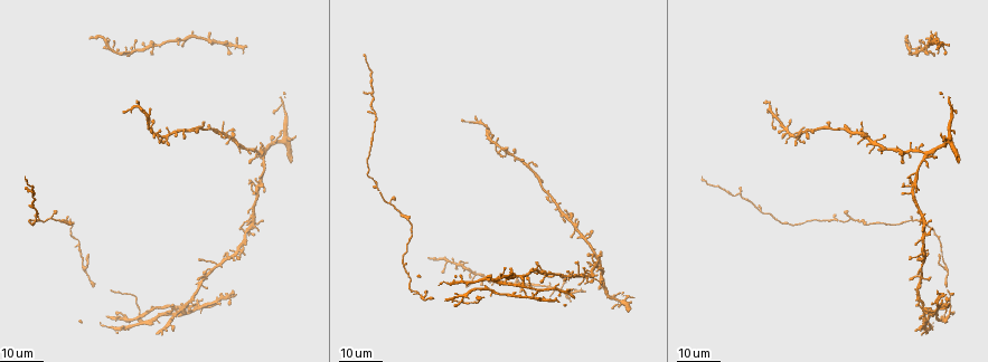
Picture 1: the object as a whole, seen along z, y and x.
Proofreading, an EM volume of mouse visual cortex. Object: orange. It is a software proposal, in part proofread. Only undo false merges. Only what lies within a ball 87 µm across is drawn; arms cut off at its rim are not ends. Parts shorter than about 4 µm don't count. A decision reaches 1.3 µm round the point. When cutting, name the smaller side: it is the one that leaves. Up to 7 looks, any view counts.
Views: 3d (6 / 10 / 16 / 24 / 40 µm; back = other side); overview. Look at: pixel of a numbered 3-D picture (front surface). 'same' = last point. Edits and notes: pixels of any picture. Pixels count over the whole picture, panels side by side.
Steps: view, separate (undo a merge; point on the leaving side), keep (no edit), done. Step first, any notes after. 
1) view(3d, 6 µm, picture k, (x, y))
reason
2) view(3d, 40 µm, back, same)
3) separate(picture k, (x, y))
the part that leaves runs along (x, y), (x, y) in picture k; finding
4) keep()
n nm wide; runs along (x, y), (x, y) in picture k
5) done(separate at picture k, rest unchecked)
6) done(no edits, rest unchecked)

view(3d, 16 µm, picture 1, (554, 276))
branch point

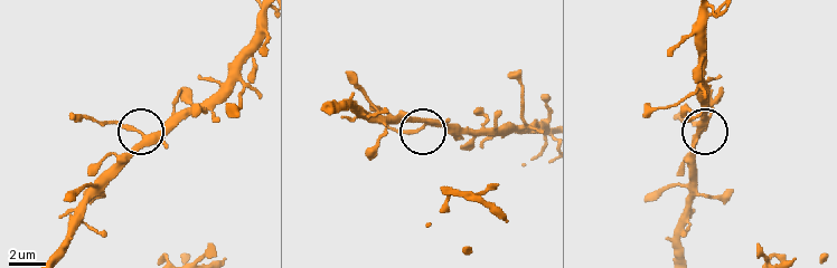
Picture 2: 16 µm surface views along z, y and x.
view(3d, 10 µm, picture 2, (143, 134))
closer look

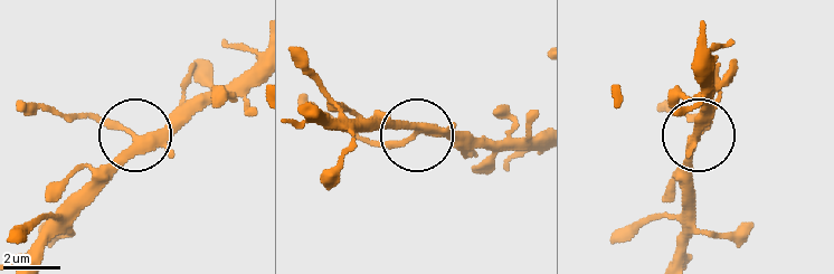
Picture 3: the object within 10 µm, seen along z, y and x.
keep()
3 arms; runs along (27, 256), (132, 141), (128, 132), (72, 115) in picture 3; continuous, no second neuron

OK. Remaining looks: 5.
view(3d, 16 µm, picture 1, (135, 52))
thin arm on a thick one

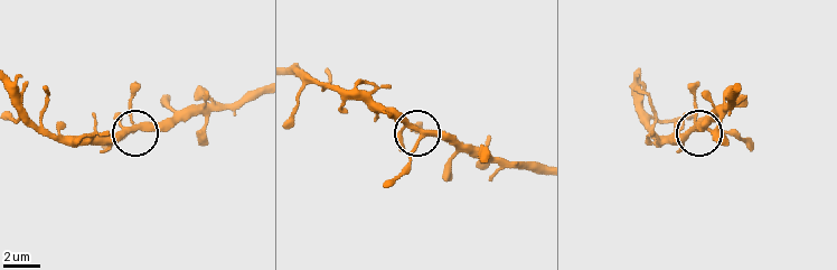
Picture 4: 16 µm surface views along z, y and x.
view(3d, 6 µm, picture 4, (423, 132))

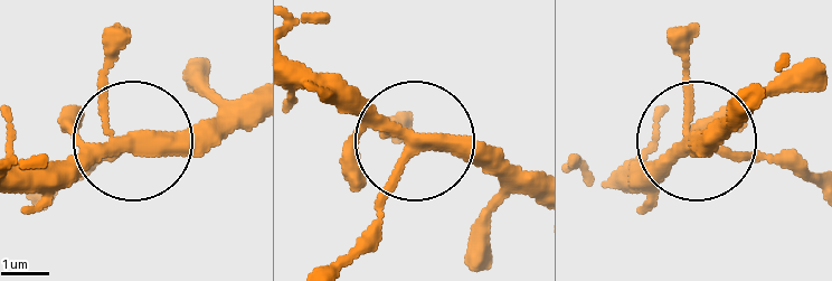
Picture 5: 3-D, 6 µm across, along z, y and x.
keep()
4 arms; continuous, no second neuron

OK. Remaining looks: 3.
view(3d, 16 µm, picture 1, (379, 187))
sudden change in width

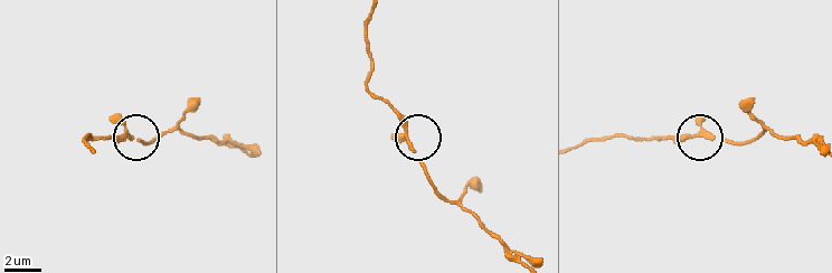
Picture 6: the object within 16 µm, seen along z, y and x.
view(3d, 6 µm, picture 6, (408, 145))
zoom in

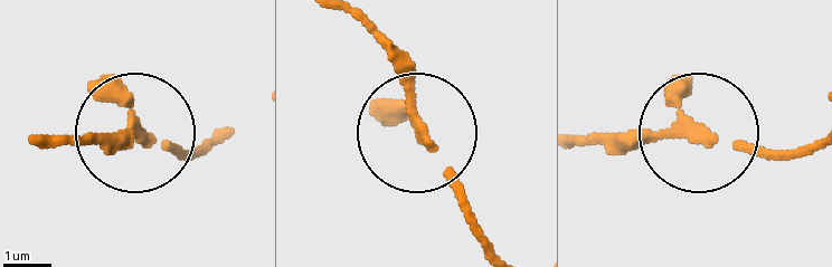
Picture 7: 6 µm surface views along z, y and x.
keep()
runs along (814, 142), (741, 151), (706, 139), (589, 139) in picture 7; continuous, no second neuron

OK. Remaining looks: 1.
done(no edits, rest unchecked)

